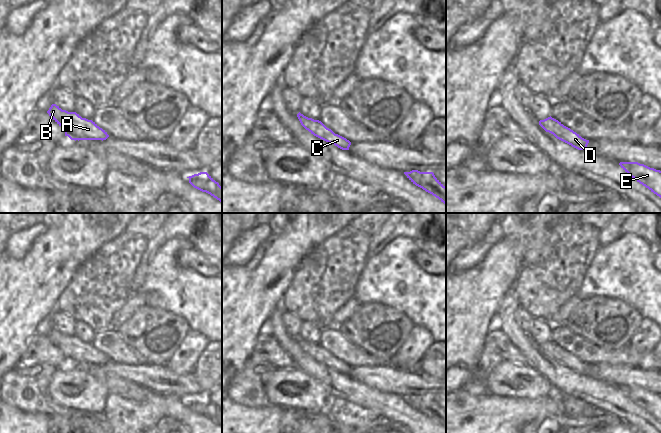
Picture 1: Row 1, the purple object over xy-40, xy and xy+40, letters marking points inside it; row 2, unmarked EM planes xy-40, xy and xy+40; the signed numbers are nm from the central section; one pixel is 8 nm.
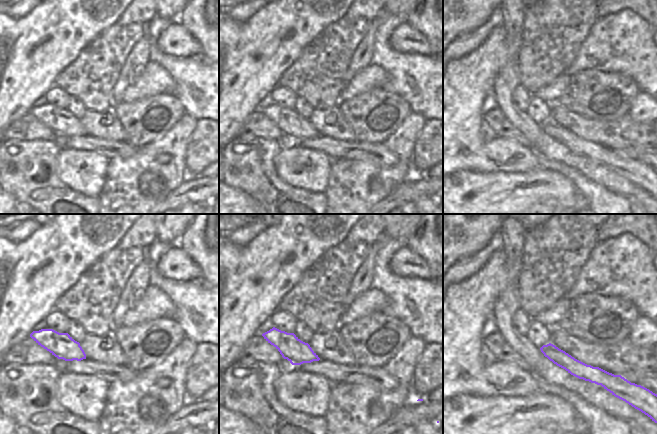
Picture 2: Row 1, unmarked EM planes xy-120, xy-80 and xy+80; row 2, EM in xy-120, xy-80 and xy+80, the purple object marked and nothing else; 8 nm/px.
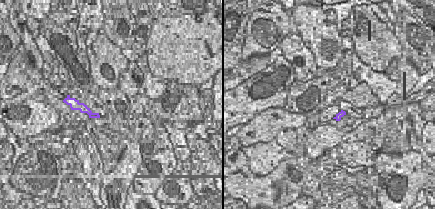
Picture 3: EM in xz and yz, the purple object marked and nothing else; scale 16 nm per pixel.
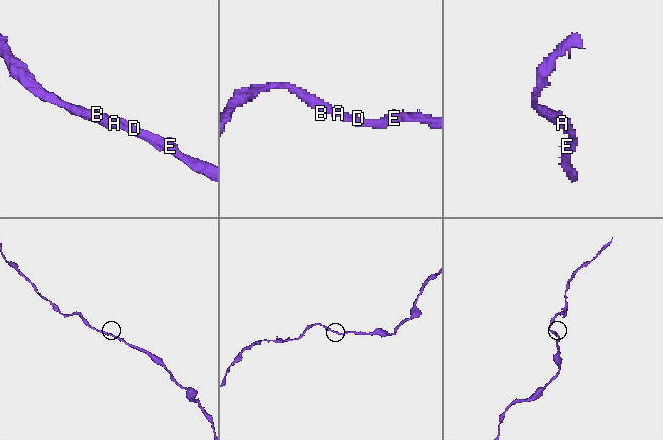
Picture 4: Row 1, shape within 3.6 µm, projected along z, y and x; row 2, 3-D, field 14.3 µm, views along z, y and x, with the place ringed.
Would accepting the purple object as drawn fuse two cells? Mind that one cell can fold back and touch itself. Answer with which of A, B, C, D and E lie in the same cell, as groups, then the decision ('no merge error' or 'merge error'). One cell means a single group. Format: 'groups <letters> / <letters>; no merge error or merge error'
groups A B C D E; no merge error

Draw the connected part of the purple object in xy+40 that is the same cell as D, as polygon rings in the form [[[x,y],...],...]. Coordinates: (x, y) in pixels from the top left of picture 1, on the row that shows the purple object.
[[[551,116],[539,121],[539,125],[546,131],[553,134],[557,139],[571,145],[578,150],[587,150],[589,140],[582,138],[579,134],[564,126]]]

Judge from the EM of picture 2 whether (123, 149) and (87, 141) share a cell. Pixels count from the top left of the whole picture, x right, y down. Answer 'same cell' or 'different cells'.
same cell

